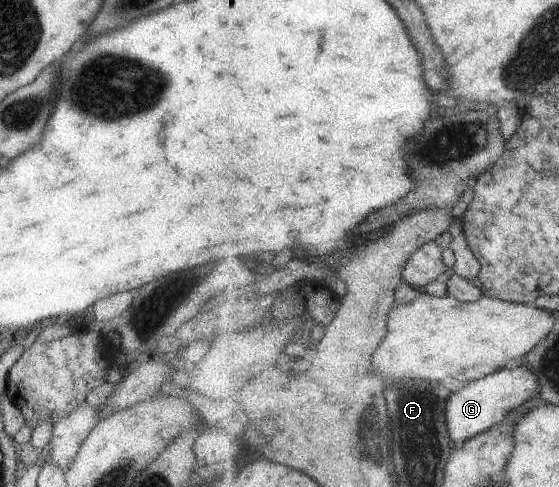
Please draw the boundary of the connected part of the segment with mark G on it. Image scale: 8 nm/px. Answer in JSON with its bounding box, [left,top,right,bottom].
[446,363,540,444]

